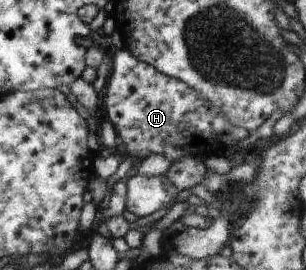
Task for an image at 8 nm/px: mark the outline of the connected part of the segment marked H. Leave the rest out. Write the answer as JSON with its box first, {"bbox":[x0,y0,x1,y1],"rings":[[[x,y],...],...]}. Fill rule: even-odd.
{"bbox":[102,48,234,163],"rings":[[[125,48],[118,49],[113,56],[112,72],[102,93],[108,120],[117,130],[119,140],[123,140],[120,150],[127,156],[138,157],[138,163],[150,154],[163,154],[169,162],[175,162],[188,156],[179,136],[219,140],[229,126],[234,126],[193,88],[141,62]]]}

